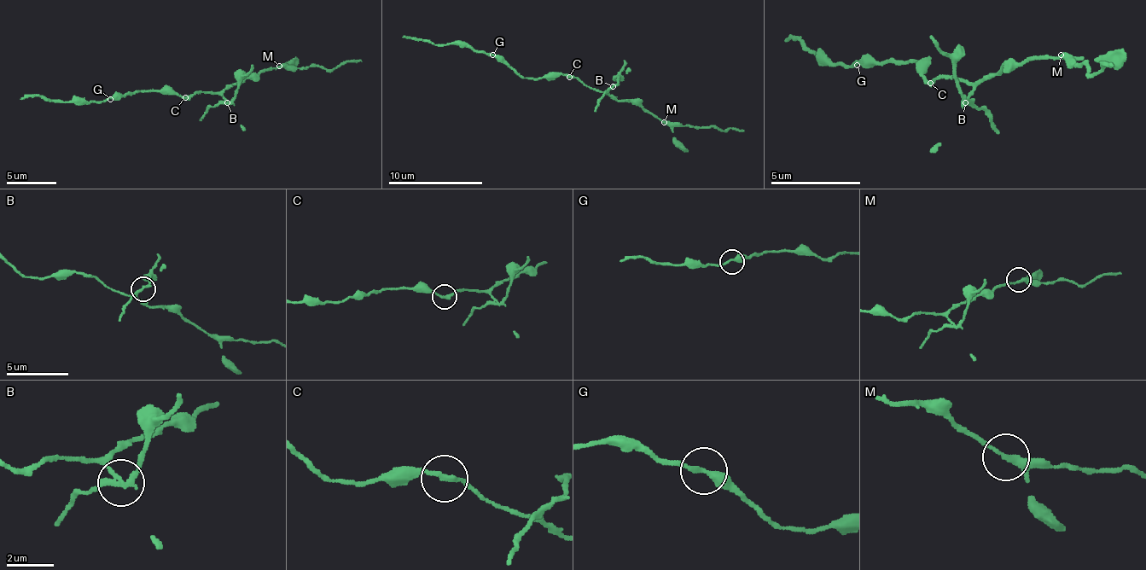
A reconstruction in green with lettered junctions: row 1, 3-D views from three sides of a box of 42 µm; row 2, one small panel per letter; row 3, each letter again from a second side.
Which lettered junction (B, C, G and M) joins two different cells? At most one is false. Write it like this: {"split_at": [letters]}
{"split_at": ["B"]}

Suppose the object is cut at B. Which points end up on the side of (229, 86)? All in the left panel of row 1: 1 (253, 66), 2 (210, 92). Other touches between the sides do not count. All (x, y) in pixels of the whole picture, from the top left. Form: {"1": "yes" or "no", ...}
{"1": "no", "2": "yes"}

